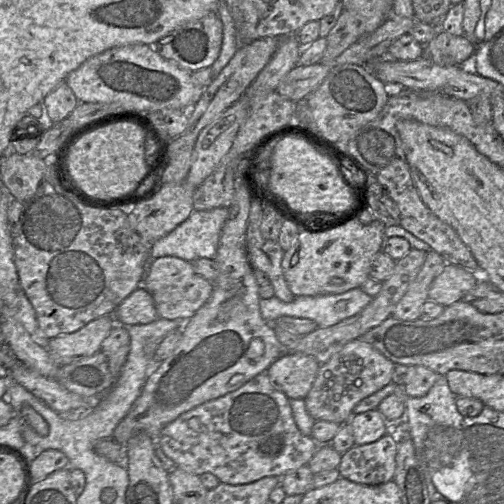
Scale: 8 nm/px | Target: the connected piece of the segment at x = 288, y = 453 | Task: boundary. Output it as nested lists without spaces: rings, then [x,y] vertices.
[[[265,372],[256,375],[237,390],[214,400],[207,401],[181,414],[174,421],[163,427],[157,439],[157,445],[159,445],[164,454],[174,462],[176,467],[198,476],[208,472],[215,475],[221,483],[231,485],[247,484],[268,476],[282,478],[285,474],[303,465],[307,465],[319,446],[313,438],[305,436],[300,432],[293,418],[289,399],[271,383]]]

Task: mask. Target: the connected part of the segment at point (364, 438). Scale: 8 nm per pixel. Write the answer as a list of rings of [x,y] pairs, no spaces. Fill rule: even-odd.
[[[377,409],[354,414],[349,422],[353,429],[355,445],[375,442],[391,430],[391,424]]]

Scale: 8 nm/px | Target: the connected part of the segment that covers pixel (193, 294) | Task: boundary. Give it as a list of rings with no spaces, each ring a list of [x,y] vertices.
[[[173,256],[155,259],[144,280],[144,288],[153,298],[159,317],[188,320],[204,305],[212,294],[212,283],[198,275],[192,263]]]

